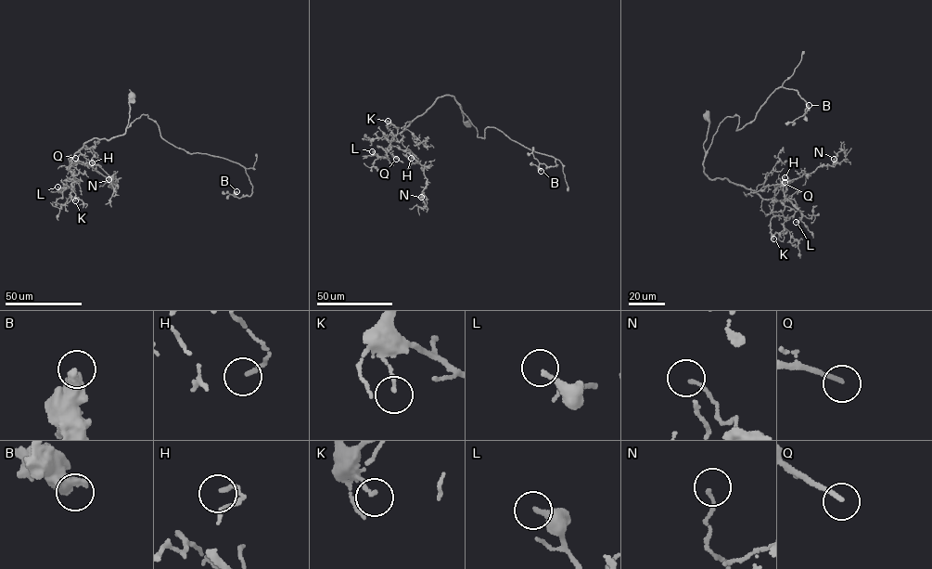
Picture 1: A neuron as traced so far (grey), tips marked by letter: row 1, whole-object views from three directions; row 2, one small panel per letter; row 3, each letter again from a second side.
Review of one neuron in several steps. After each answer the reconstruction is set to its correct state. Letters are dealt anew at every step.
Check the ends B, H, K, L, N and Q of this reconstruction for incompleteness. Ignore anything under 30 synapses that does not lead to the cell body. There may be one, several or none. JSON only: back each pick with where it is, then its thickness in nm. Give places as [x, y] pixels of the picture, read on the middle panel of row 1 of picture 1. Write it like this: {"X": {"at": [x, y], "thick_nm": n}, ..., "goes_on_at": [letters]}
{"Q": {"at": [396, 159], "thick_nm": 150}, "goes_on_at": ["Q"]}

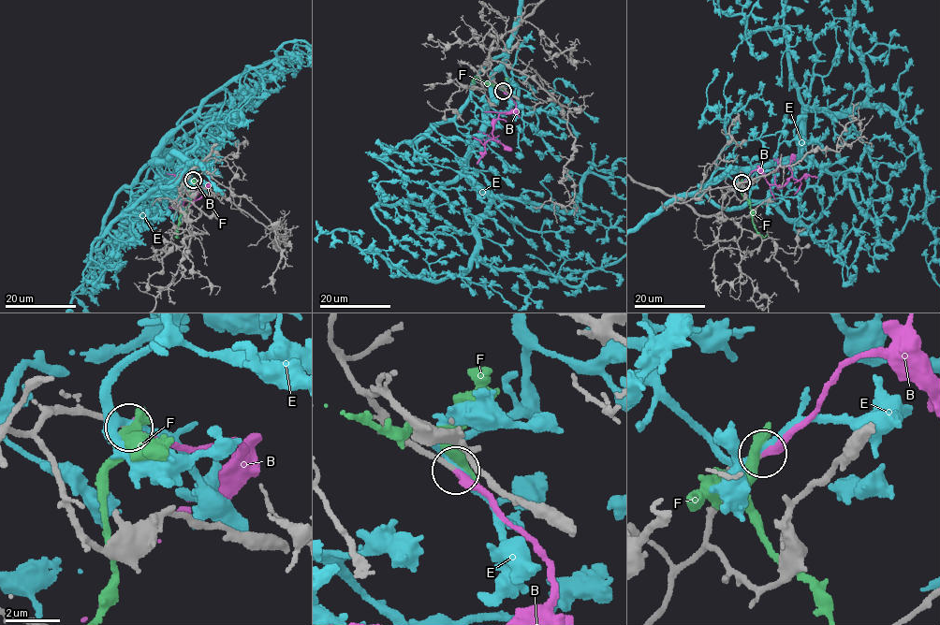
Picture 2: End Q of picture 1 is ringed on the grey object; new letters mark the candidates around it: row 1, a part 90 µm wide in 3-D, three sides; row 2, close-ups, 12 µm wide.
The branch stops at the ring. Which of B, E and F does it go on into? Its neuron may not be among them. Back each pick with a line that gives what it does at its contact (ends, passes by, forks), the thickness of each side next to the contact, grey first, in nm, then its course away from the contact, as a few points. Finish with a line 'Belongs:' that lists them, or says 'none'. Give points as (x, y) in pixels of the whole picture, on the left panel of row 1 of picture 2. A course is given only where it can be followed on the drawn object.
B: it ends; calibres 160 and 240 nm
Belongs: B

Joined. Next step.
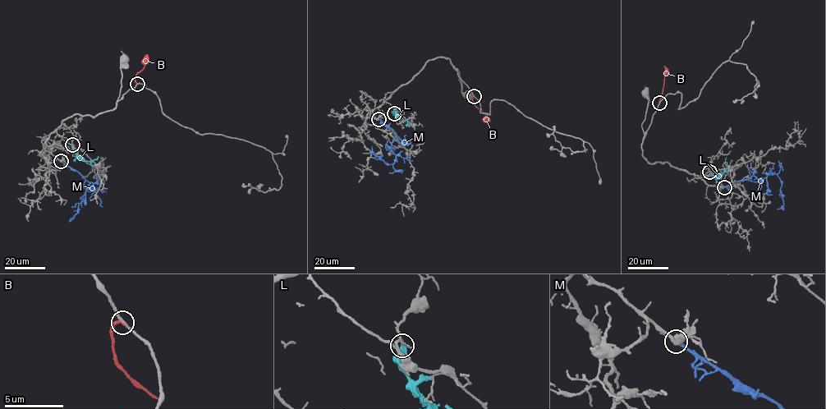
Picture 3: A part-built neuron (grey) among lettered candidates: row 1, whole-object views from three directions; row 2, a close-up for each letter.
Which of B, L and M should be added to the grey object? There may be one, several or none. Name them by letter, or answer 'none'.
M

